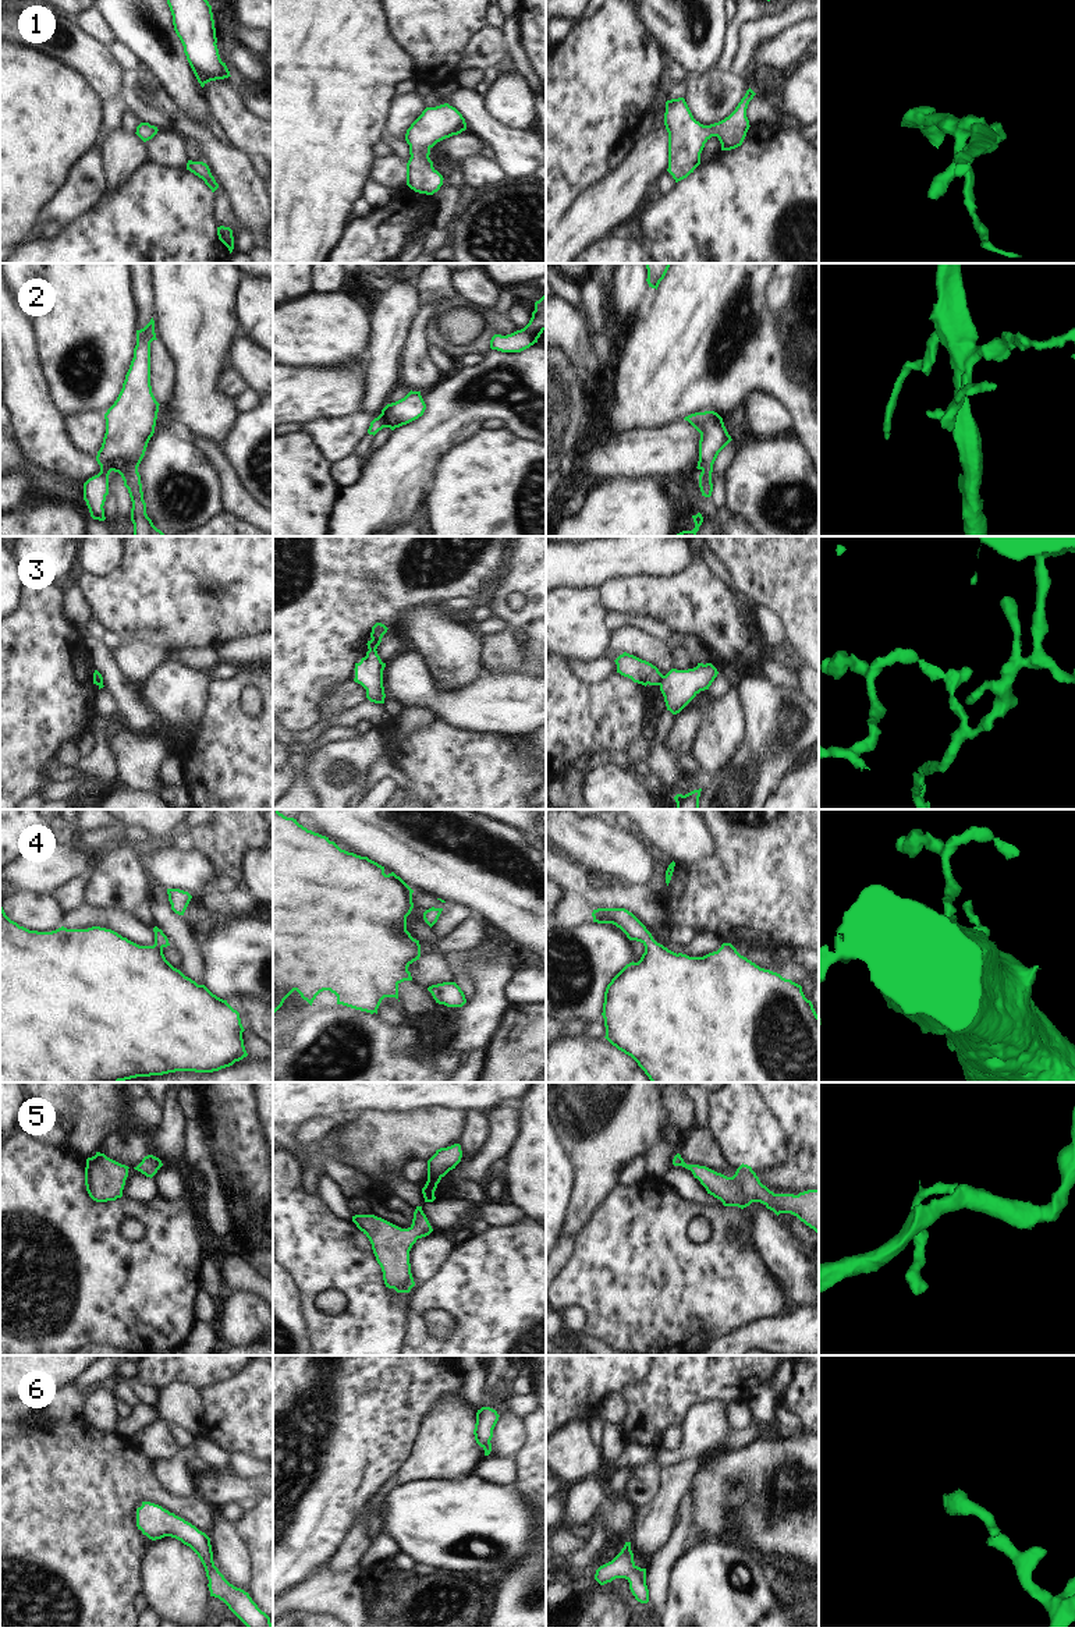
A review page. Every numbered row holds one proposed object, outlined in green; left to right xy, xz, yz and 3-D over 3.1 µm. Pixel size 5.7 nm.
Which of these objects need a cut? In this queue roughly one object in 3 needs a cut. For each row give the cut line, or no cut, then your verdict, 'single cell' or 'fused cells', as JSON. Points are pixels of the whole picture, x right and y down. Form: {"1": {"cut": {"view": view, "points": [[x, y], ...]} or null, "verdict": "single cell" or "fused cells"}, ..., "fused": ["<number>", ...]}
{"1": {"cut": null, "verdict": "single cell"}, "2": {"cut": null, "verdict": "single cell"}, "3": {"cut": {"view": "yz", "points": [[663, 676], [657, 684]]}, "verdict": "fused cells"}, "4": {"cut": null, "verdict": "single cell"}, "5": {"cut": null, "verdict": "single cell"}, "6": {"cut": null, "verdict": "single cell"}, "fused": ["3"]}

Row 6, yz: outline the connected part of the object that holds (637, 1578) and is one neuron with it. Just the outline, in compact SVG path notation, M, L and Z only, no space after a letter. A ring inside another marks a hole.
M625 1542L621 1552L609 1563L596 1570L595 1580L604 1585L615 1578L625 1578L635 1599L641 1603L649 1602L646 1585L646 1568L641 1568L634 1562L631 1542Z

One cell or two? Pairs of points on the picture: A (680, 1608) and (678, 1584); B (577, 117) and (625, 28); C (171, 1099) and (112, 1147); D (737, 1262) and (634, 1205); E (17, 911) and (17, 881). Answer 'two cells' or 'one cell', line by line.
A: one cell
B: one cell
C: one cell
D: one cell
E: two cells

